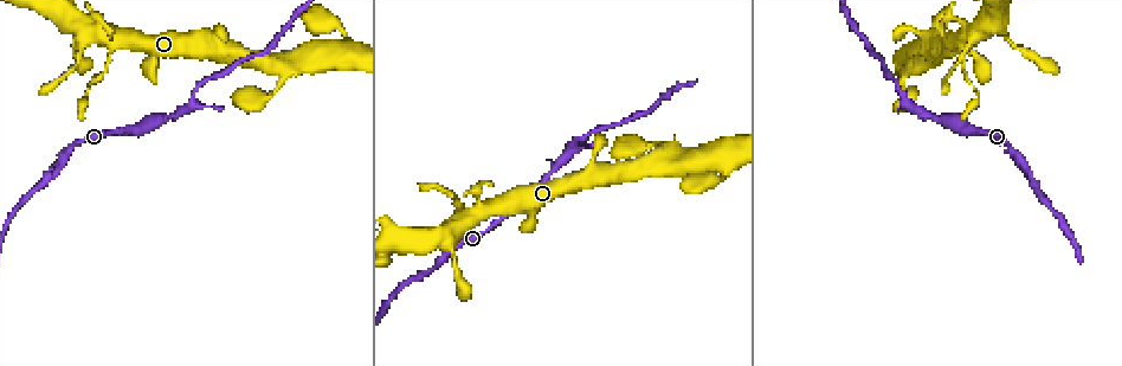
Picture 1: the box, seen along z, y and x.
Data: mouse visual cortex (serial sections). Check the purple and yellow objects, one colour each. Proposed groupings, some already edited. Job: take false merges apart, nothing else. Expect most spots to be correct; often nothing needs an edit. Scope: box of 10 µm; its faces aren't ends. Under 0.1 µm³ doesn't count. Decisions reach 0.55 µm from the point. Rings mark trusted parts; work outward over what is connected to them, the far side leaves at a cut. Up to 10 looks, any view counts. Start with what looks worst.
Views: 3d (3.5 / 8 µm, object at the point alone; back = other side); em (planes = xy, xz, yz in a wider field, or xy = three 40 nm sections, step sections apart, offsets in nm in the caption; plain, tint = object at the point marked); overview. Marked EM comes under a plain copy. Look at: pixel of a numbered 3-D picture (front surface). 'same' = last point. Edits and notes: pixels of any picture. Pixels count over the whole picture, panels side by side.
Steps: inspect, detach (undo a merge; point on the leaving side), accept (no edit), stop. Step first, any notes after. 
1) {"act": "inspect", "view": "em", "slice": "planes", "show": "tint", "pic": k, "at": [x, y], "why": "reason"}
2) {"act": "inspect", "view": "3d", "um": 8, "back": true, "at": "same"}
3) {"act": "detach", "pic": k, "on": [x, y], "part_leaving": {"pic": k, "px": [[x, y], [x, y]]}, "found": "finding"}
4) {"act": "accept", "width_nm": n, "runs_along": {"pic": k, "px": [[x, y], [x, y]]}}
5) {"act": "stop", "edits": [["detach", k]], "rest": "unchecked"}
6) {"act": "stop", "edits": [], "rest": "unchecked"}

{"act": "inspect", "view": "3d", "um": 3.5, "pic": 1, "at": [650, 147], "why": "abrupt turn"}

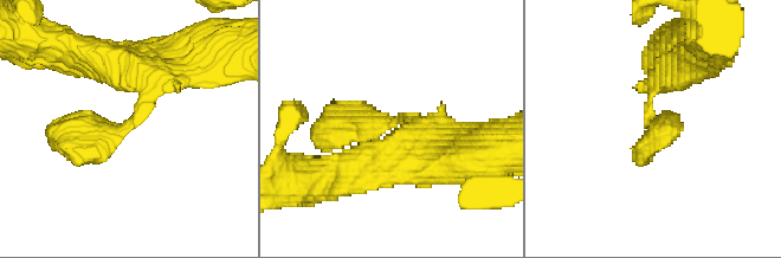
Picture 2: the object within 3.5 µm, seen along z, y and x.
{"act": "inspect", "view": "em", "slice": "xy", "step": 1, "show": "tint", "pic": 2, "at": [124, 130]}

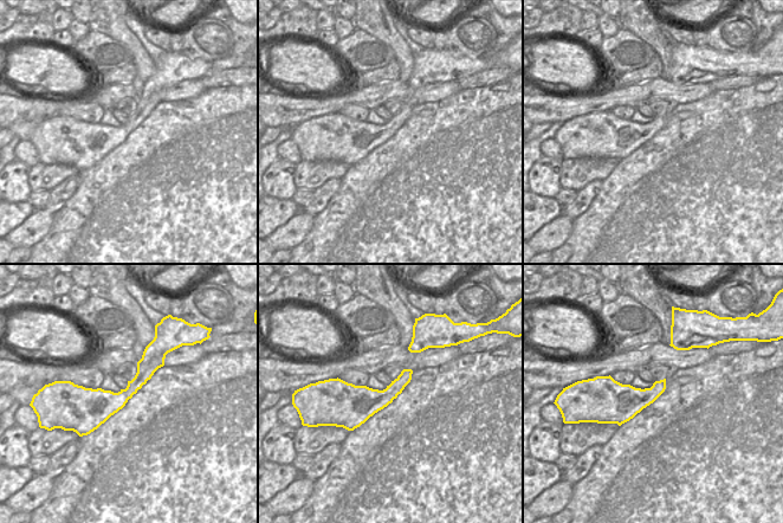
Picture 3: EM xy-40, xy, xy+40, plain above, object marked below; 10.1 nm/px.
{"act": "accept", "runs_along": {"pic": 2, "px": [[139, 70], [146, 105], [121, 131], [56, 128]]}, "found": "all the same cell"}

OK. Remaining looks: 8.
{"act": "inspect", "view": "3d", "um": 8, "pic": 1, "at": [71, 32]}

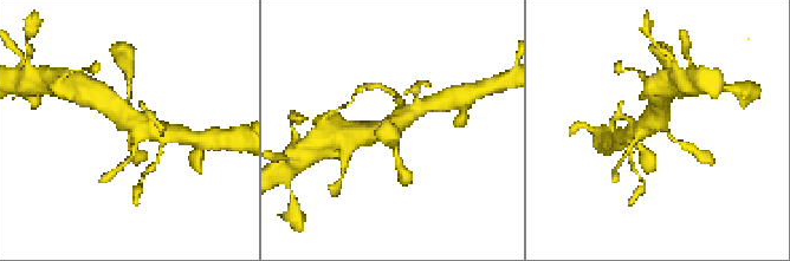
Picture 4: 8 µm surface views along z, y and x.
{"act": "inspect", "view": "3d", "um": 3.5, "back": true, "at": "same", "why": "zoom in"}

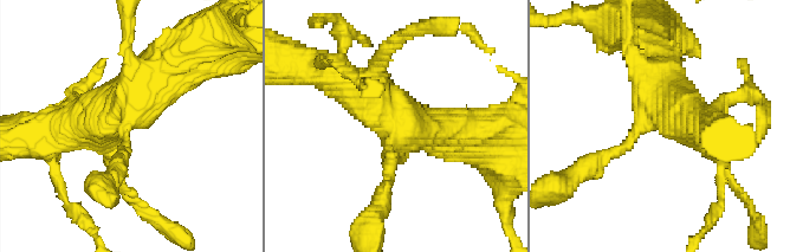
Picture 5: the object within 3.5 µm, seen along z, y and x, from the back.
{"act": "inspect", "view": "em", "slice": "xy", "step": 1, "show": "tint", "pic": 5, "at": [394, 141], "why": "shape alone is not enough"}

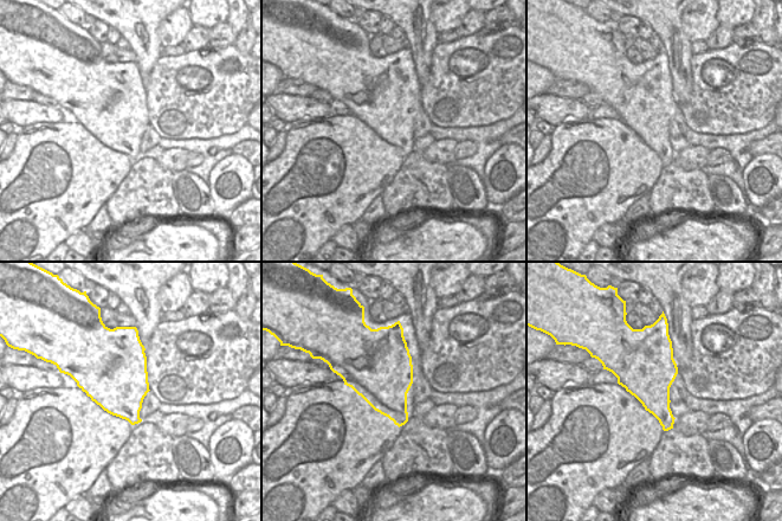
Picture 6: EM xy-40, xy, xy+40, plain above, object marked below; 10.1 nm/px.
{"act": "accept", "width_nm": 600, "runs_along": {"pic": 5, "px": [[71, 124], [125, 105], [194, 47]]}, "found": "continuous, no second cell"}

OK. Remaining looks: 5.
{"act": "inspect", "view": "3d", "um": 8, "pic": 1, "at": [726, 170], "why": "three arms meet"}

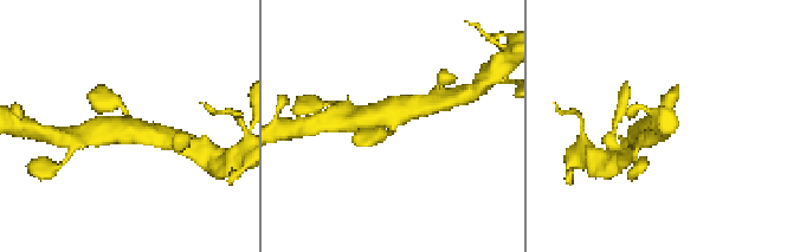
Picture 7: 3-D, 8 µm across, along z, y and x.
{"act": "inspect", "view": "3d", "um": 3.5, "at": "same", "why": "closer look"}

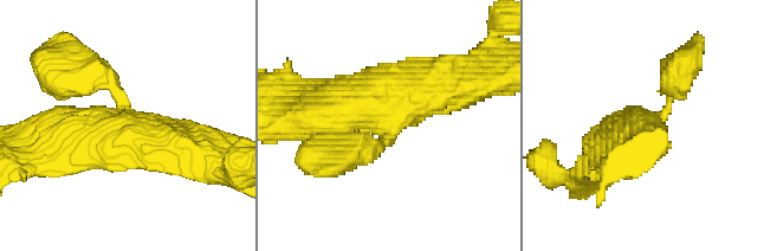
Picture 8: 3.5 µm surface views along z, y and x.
{"act": "inspect", "view": "em", "slice": "xy", "step": 1, "show": "tint", "pic": 8, "at": [388, 126]}

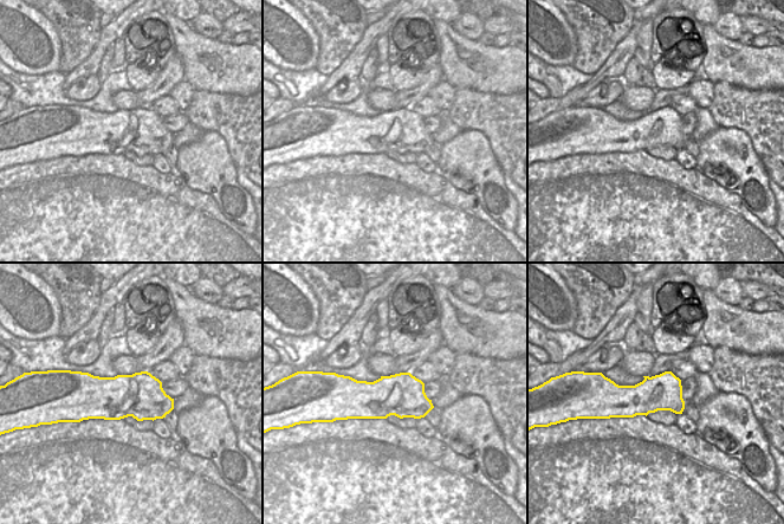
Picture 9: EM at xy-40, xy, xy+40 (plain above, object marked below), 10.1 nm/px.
{"act": "accept", "runs_along": {"pic": 8, "px": [[300, 118], [377, 109], [439, 70]]}, "found": "continuous, no second cell"}

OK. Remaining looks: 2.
{"act": "inspect", "view": "3d", "um": 3.5, "pic": 1, "at": [137, 127], "why": "sudden change in width"}

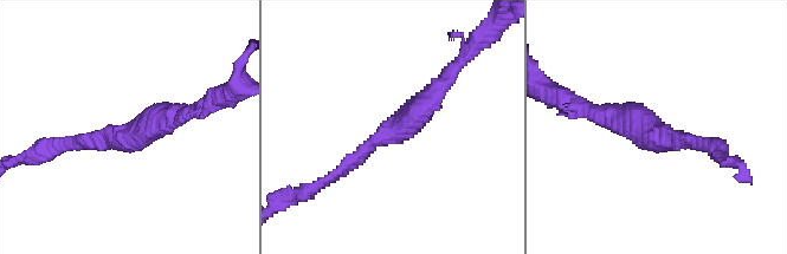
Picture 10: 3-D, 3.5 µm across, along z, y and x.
{"act": "inspect", "view": "em", "slice": "xy", "step": 2, "show": "tint", "pic": 10, "at": [657, 136], "arm_widths_nm": [150, 300]}

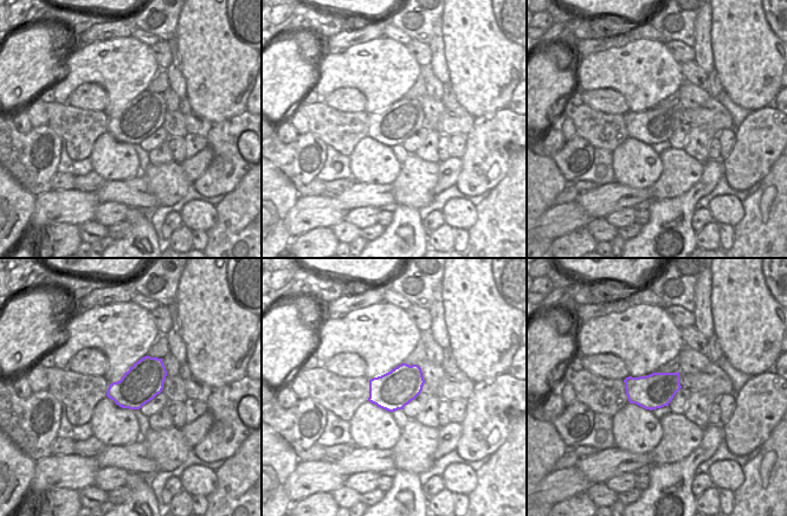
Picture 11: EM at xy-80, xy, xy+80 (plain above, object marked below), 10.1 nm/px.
{"act": "accept", "found": "one cell here"}

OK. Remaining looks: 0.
{"act": "stop", "edits": [], "rest": "unchecked"}

